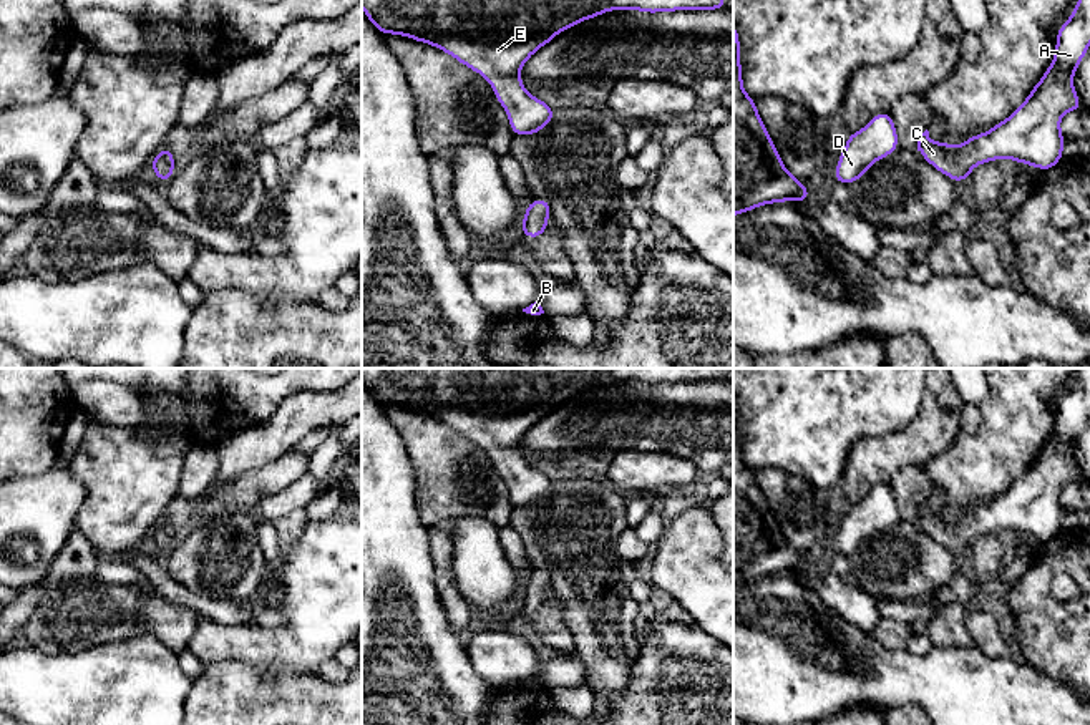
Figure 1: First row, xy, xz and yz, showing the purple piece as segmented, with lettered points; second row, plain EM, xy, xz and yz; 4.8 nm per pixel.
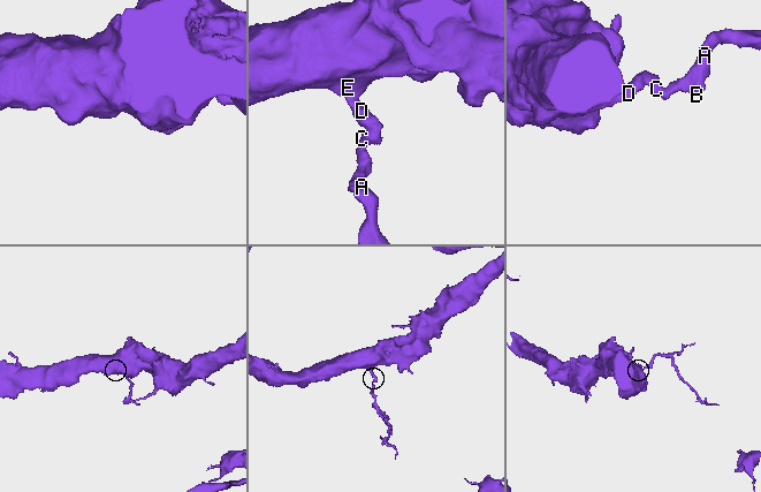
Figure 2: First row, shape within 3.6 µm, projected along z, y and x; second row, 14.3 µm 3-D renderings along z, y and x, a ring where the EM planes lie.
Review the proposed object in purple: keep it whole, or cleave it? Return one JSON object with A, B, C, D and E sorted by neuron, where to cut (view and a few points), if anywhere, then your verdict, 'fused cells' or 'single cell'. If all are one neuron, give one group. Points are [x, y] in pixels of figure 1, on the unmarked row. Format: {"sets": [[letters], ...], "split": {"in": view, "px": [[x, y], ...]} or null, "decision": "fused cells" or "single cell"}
{"sets": [["A", "B", "C", "D", "E"]], "split": null, "decision": "single cell"}

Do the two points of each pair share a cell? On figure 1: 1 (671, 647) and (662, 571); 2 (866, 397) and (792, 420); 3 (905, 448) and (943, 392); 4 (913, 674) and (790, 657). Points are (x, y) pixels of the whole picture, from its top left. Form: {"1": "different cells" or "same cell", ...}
{"1": "different cells", "2": "same cell", "3": "same cell", "4": "same cell"}

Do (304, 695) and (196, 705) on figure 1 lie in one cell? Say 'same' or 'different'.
same

